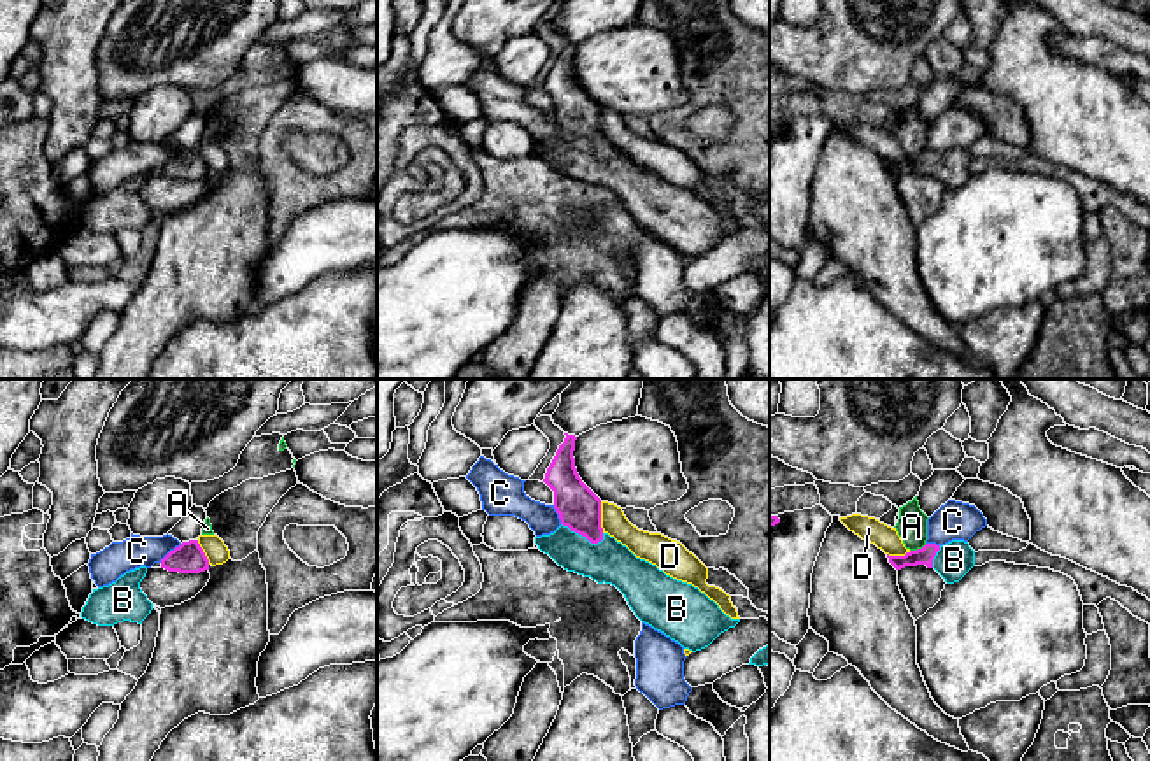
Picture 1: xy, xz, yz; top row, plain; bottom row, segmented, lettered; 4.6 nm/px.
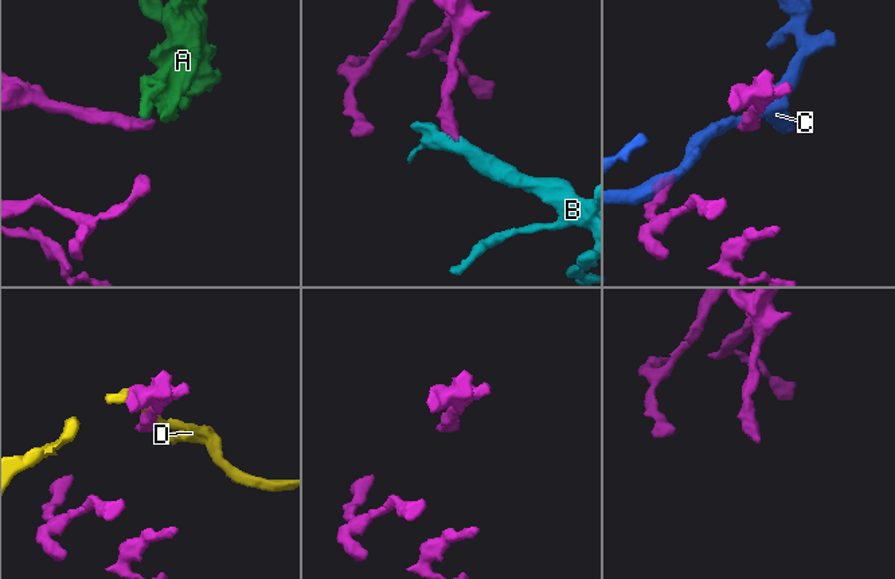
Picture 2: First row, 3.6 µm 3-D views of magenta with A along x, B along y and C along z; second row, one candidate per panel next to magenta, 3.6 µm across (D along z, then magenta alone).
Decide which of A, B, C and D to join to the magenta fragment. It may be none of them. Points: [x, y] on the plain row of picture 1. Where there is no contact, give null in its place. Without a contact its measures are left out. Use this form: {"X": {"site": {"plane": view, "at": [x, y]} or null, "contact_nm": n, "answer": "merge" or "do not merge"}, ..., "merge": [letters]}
{"A": {"site": {"plane": "yz", "at": [917, 156]}, "contact_nm": 90, "answer": "do not merge"}, "B": {"site": {"plane": "xz", "at": [582, 142]}, "contact_nm": 220, "answer": "merge"}, "C": {"site": {"plane": "xy", "at": [170, 158]}, "contact_nm": 130, "answer": "do not merge"}, "D": {"site": {"plane": "xz", "at": [600, 125]}, "contact_nm": 140, "answer": "do not merge"}, "merge": ["B"]}

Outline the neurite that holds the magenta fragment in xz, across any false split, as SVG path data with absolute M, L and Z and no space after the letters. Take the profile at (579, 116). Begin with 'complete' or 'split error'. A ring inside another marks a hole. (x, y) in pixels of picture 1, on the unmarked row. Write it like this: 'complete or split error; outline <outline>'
split error; outline M564 40L543 89L554 98L554 116L559 121L561 133L550 140L535 144L535 151L549 161L559 174L598 191L615 193L626 205L635 223L678 249L692 260L708 254L721 240L735 235L740 226L726 223L719 212L692 191L677 188L659 177L656 172L636 165L626 153L601 135L601 107L582 89L575 75L575 42Z

